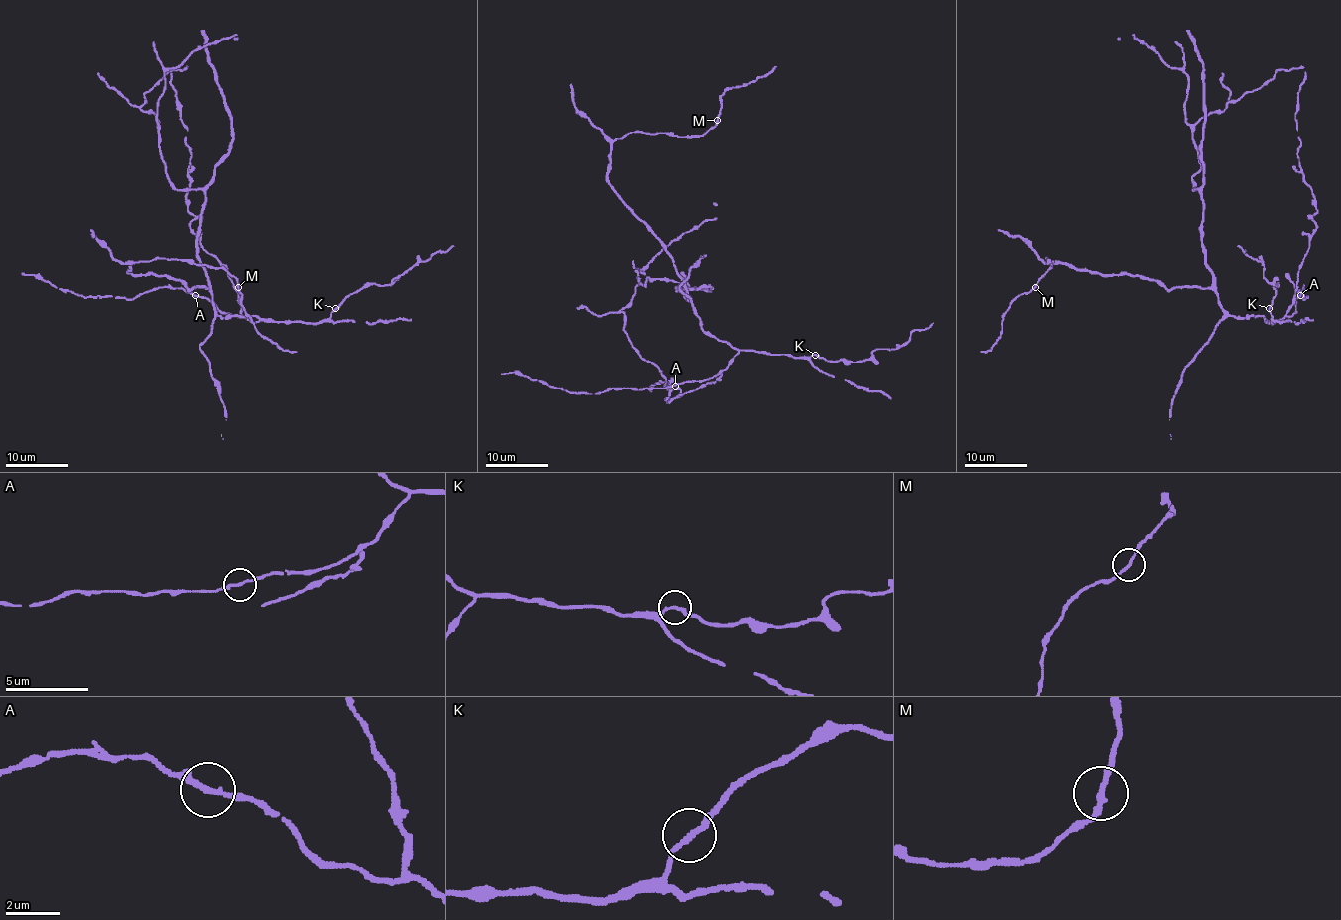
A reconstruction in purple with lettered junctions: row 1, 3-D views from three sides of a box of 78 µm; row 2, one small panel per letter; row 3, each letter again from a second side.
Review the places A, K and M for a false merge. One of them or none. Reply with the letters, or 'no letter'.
no letter

